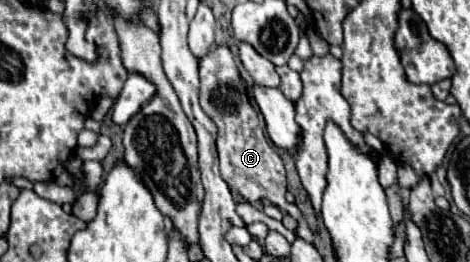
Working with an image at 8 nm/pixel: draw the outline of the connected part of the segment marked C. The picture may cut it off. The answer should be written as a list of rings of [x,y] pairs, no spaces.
[[[219,44],[211,46],[211,50],[199,60],[199,80],[201,80],[199,104],[203,112],[217,126],[217,152],[221,160],[223,180],[245,202],[255,204],[255,198],[265,198],[271,204],[285,210],[287,214],[291,214],[299,222],[297,236],[307,242],[313,242],[313,232],[309,230],[301,212],[297,210],[297,206],[285,200],[285,192],[287,192],[285,166],[265,136],[265,126],[259,118],[259,112],[251,104],[251,96],[247,90],[249,86],[239,74],[233,52],[227,46],[219,46]]]

